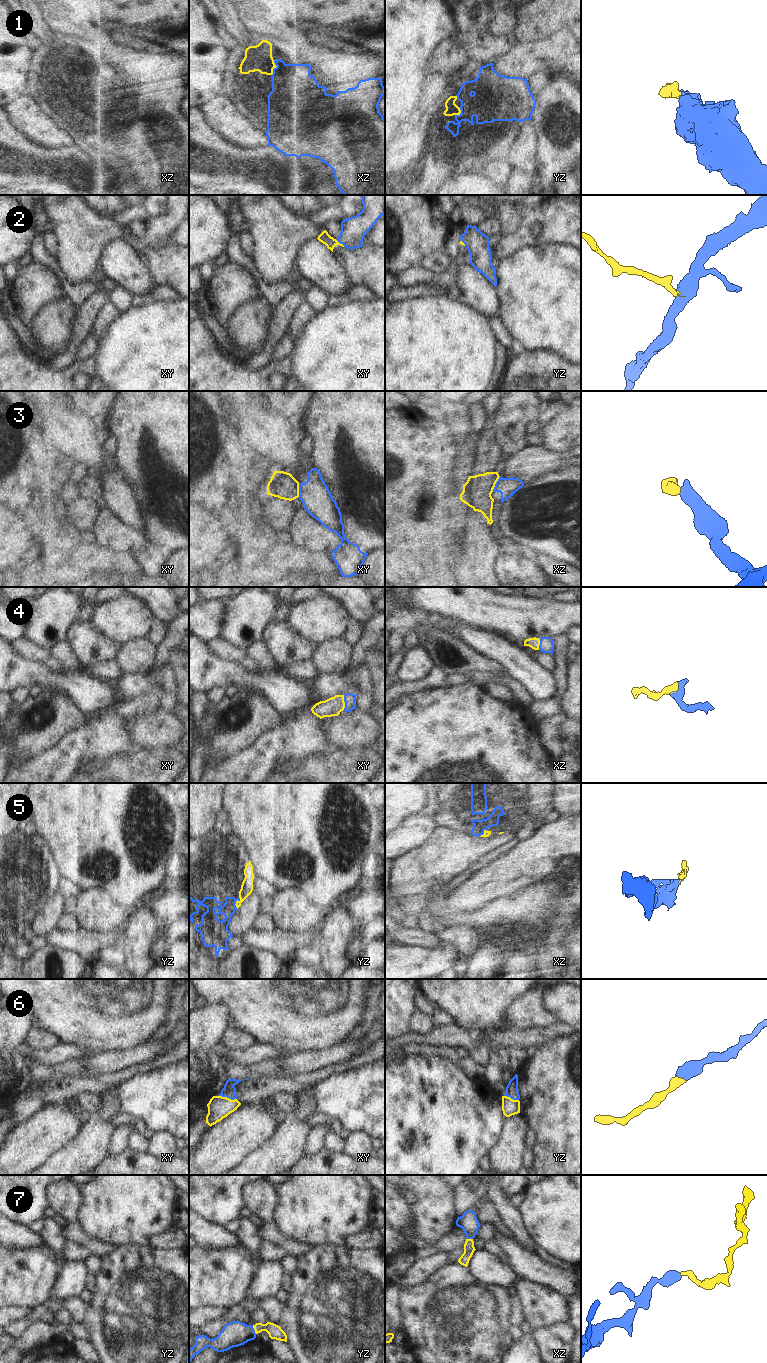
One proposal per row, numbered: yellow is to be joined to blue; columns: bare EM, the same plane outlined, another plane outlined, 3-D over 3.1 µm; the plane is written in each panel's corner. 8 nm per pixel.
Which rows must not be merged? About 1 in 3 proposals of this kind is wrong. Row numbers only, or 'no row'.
2, 3, 5

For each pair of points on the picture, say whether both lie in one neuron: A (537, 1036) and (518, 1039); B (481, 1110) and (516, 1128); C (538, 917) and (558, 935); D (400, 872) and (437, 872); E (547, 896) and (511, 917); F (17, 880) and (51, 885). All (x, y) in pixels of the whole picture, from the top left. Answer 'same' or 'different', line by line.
A: same
B: different
C: different
D: same
E: same
F: same

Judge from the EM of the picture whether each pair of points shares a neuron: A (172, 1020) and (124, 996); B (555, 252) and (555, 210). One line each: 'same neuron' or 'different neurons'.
A: different neurons
B: different neurons

